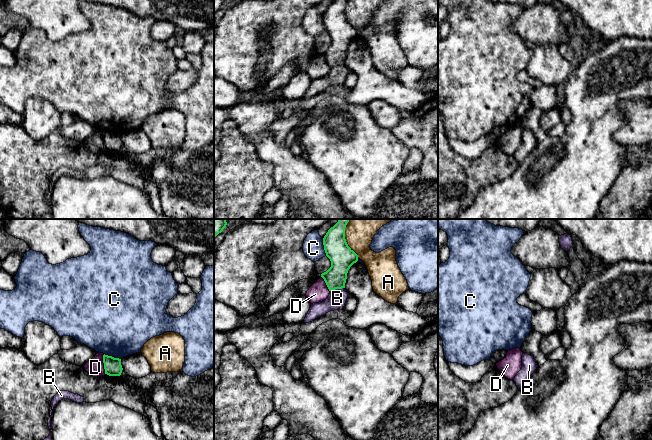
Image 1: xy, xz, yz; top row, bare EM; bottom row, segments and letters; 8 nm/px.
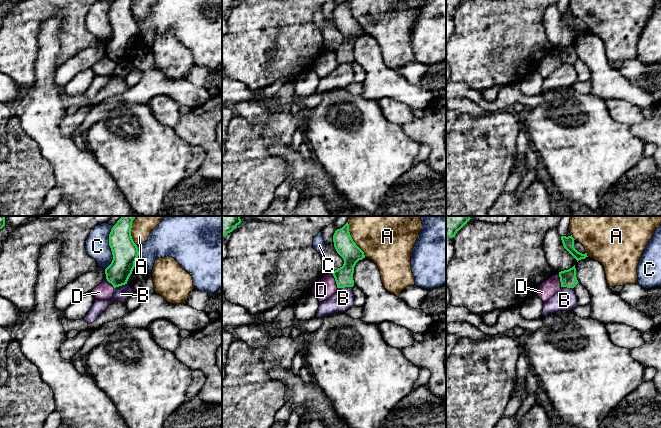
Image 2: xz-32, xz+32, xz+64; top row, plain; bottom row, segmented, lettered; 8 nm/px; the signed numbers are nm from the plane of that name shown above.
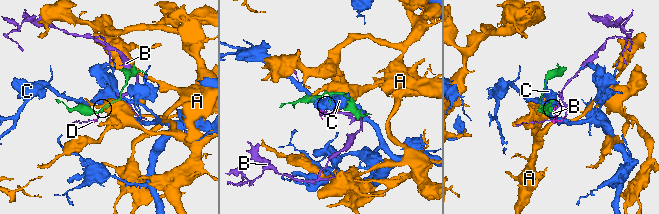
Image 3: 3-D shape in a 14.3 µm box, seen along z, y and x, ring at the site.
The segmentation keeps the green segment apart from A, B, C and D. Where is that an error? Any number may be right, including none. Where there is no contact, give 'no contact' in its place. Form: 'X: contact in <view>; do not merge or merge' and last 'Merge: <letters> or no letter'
A: contact in xz; do not merge
B: contact in xz; do not merge
C: contact in xz; do not merge
D: contact in xy; do not merge
Merge: no letter

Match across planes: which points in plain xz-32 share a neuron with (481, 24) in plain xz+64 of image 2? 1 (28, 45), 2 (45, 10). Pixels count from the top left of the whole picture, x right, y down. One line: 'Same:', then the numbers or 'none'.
Same: 1, 2

